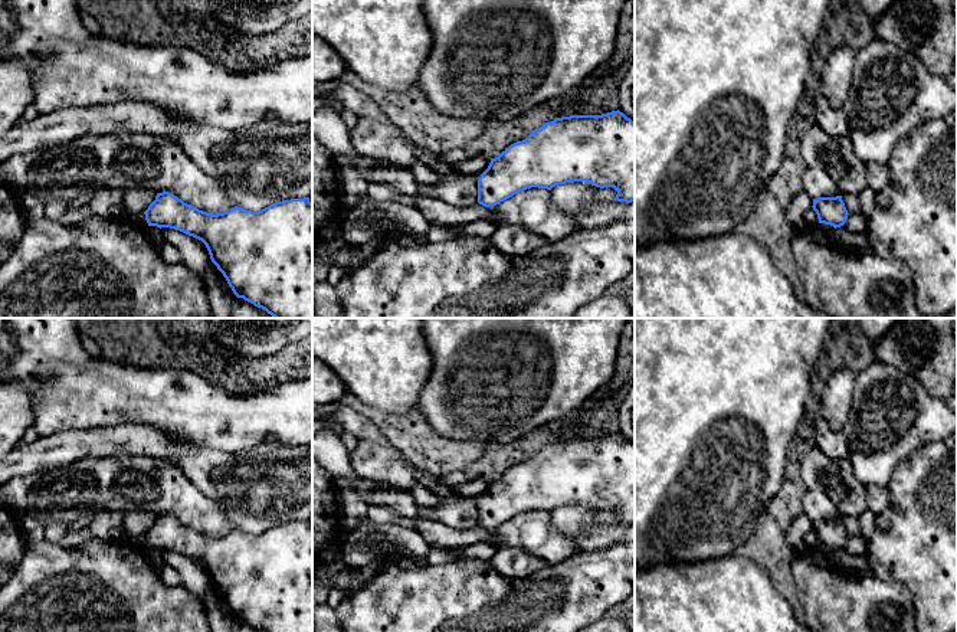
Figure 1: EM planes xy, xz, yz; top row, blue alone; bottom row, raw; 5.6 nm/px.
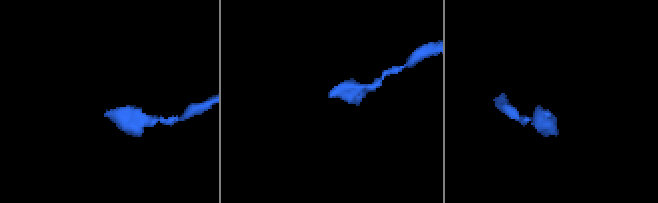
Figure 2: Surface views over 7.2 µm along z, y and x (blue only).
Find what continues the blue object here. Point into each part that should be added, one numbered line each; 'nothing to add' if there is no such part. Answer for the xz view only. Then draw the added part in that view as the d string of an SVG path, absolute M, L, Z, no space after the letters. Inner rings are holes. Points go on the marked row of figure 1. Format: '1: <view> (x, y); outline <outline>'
nothing to add

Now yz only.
nothing to add

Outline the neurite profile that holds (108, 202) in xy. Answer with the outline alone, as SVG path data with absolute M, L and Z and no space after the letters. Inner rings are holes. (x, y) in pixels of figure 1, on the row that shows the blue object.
M101 189L96 194L89 196L89 200L82 207L65 212L58 220L63 225L73 225L92 215L99 217L127 216L122 191L118 189Z

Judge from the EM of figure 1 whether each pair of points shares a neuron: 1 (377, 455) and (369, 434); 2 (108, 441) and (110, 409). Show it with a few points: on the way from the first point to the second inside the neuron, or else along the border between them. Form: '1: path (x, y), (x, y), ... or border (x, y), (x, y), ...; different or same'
1: border (360, 439), (389, 447); different
2: border (144, 425), (123, 422), (76, 429); different

